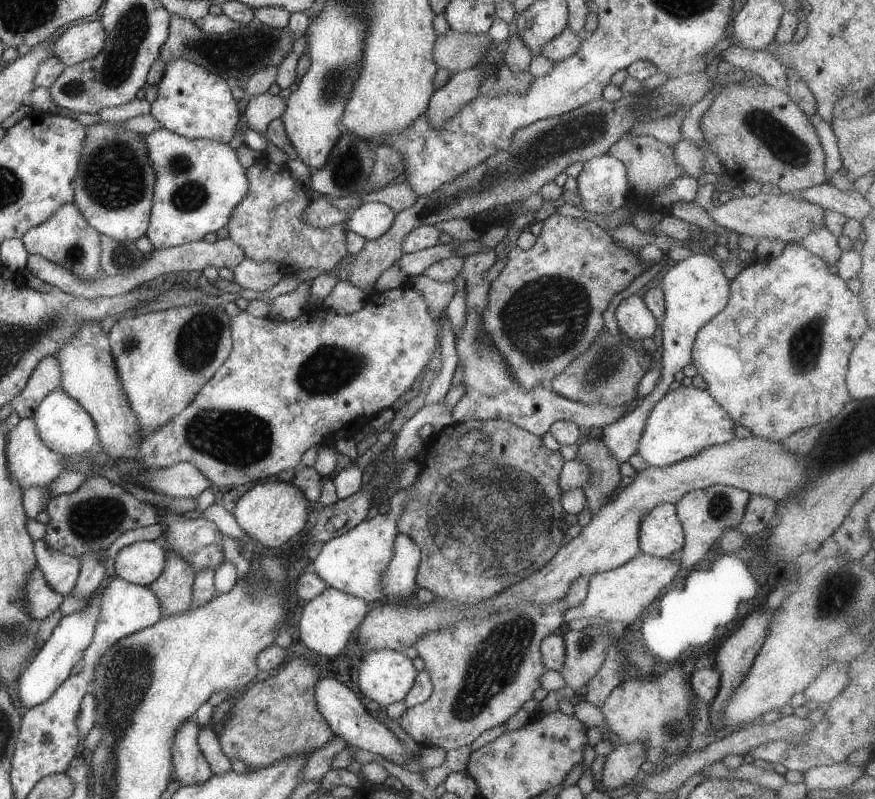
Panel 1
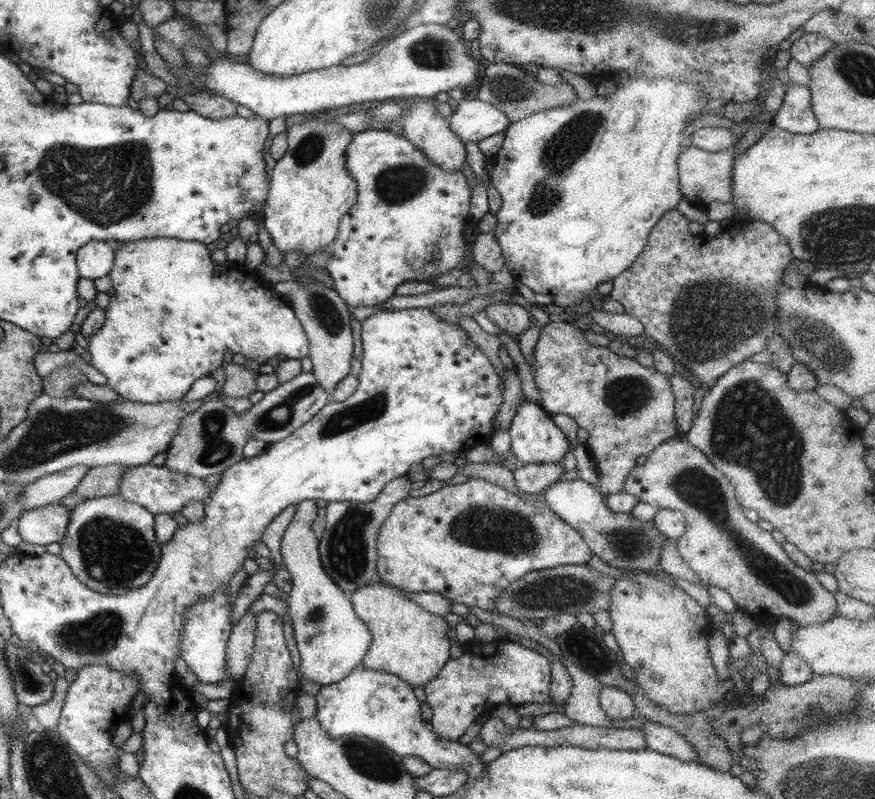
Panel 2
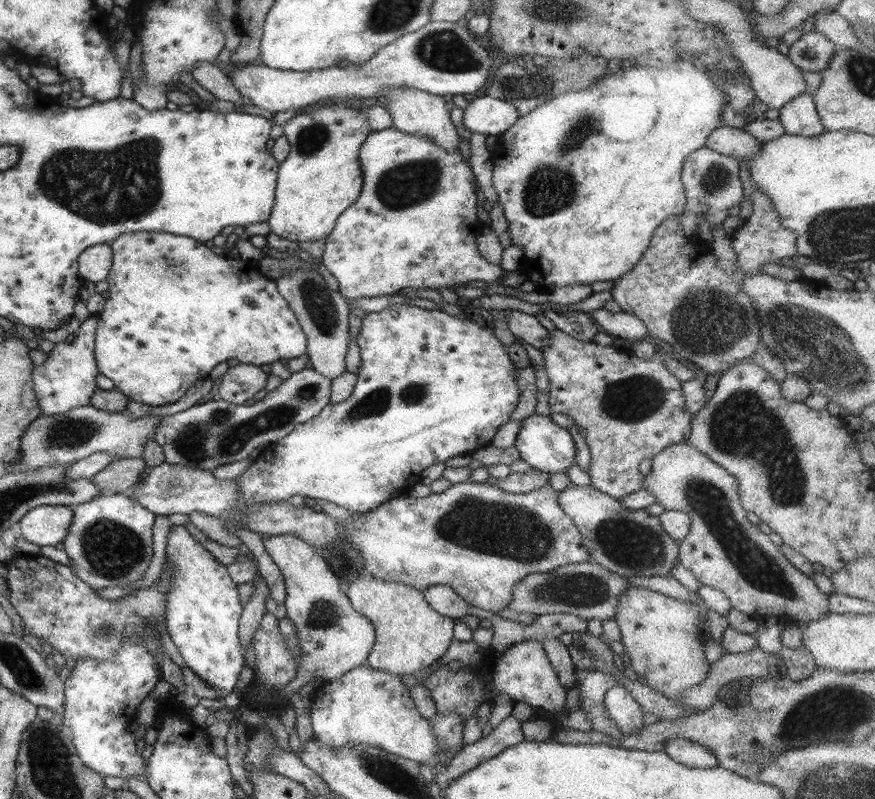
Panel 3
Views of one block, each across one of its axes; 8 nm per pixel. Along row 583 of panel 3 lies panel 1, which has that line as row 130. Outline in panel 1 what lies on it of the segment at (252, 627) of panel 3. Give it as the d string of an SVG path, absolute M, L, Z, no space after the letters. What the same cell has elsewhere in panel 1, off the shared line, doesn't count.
M262 93L253 96L243 113L250 129L264 134L268 129L270 121L280 118L283 115L288 102L279 95L270 95L270 93Z

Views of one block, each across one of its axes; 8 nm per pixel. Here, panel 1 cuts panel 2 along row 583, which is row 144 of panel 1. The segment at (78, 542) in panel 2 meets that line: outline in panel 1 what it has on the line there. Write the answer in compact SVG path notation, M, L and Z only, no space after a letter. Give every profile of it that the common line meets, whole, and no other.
M106 122L86 126L86 138L82 140L78 172L72 180L74 188L74 203L90 226L100 234L105 234L120 242L136 242L144 236L149 227L152 208L152 194L156 182L155 168L148 158L148 146L142 134L128 130L122 122Z

